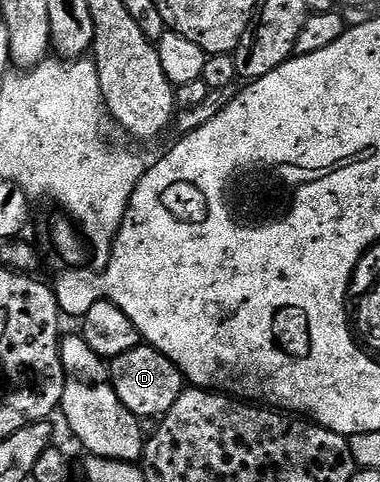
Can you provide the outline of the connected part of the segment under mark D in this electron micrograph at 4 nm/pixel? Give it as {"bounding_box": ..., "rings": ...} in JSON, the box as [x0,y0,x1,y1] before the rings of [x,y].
{"bounding_box":[109,344,185,420],"rings":[[[146,344],[110,359],[109,369],[111,383],[121,404],[125,404],[125,408],[129,408],[129,412],[133,412],[140,420],[162,419],[169,412],[169,408],[177,404],[177,396],[181,396],[185,389],[183,373],[161,351]]]}

